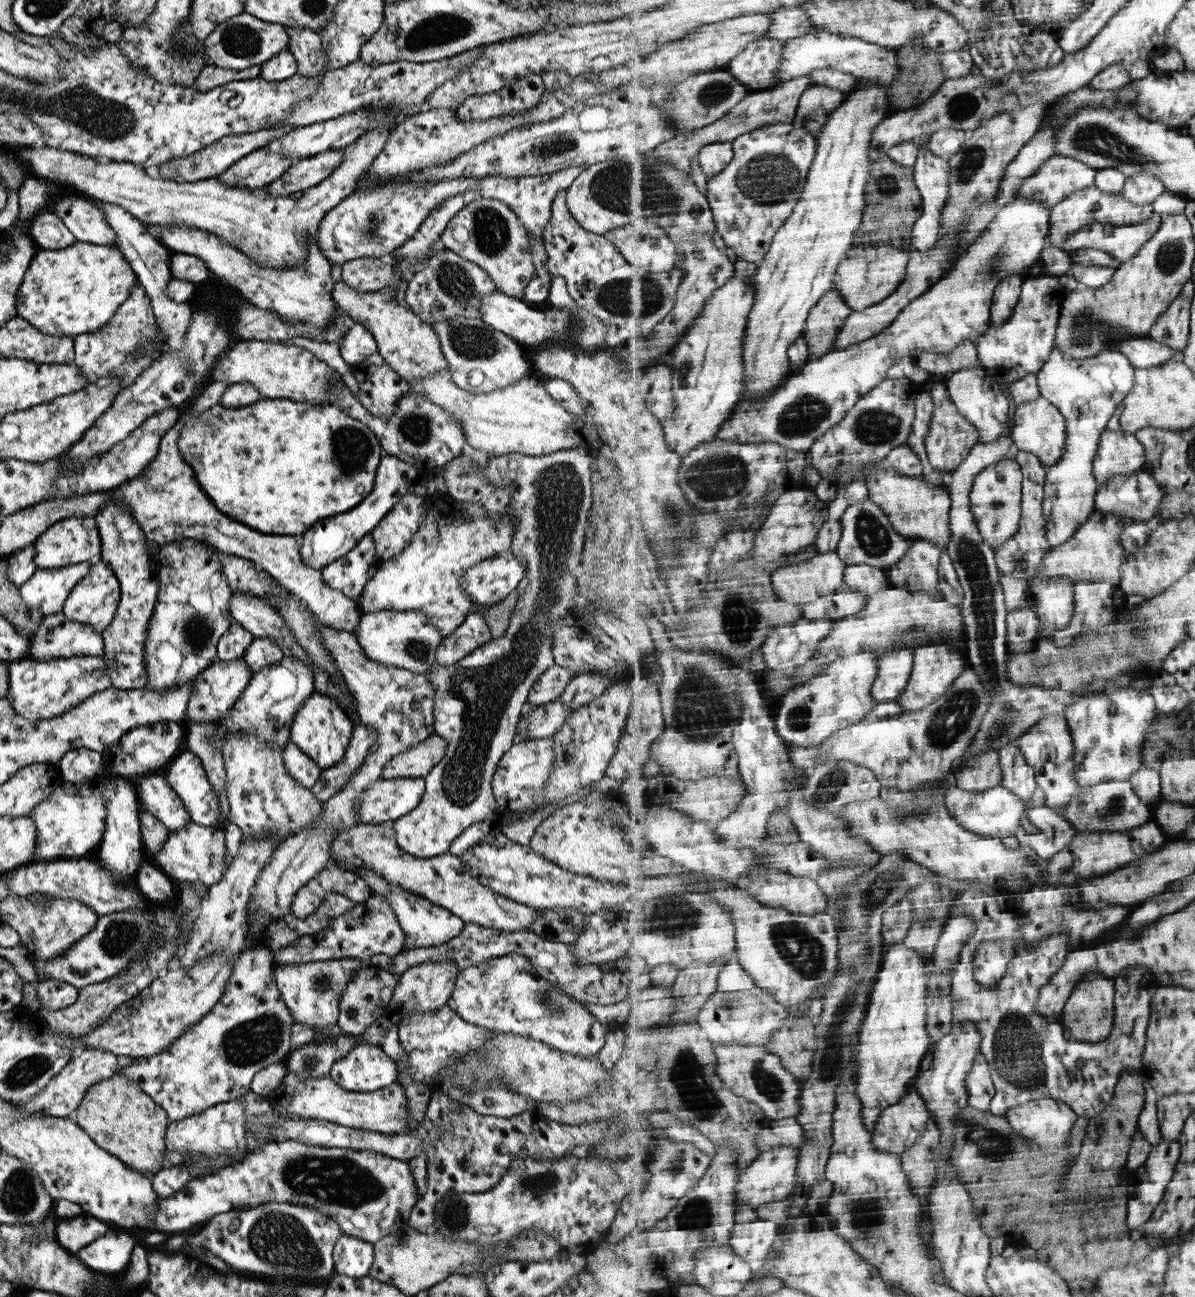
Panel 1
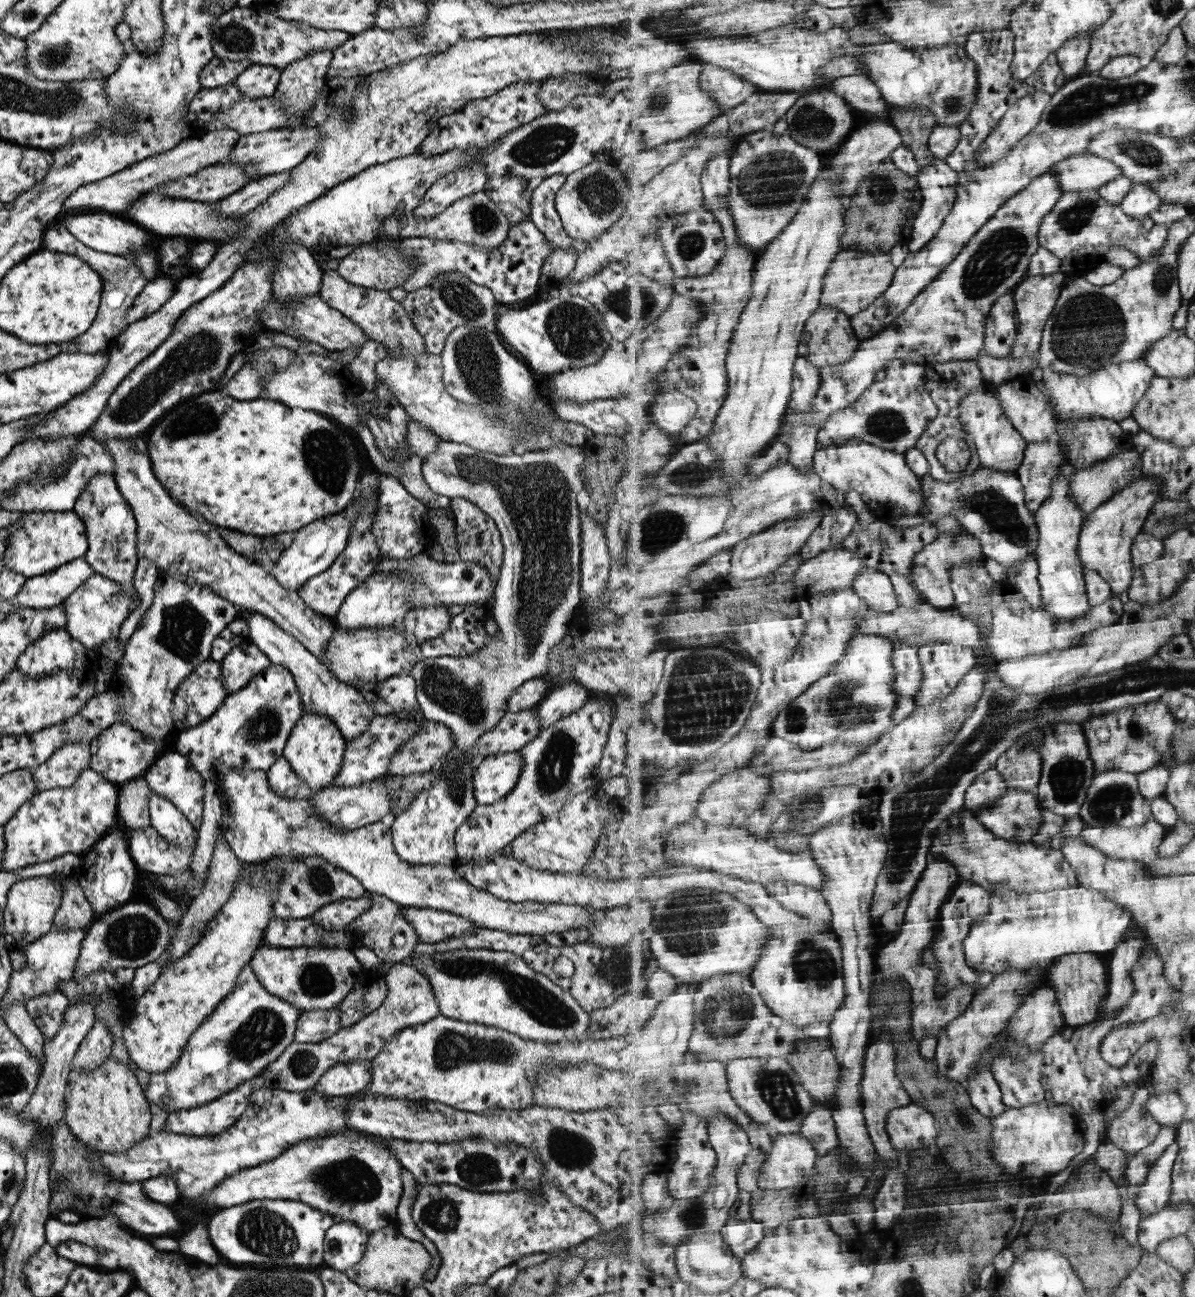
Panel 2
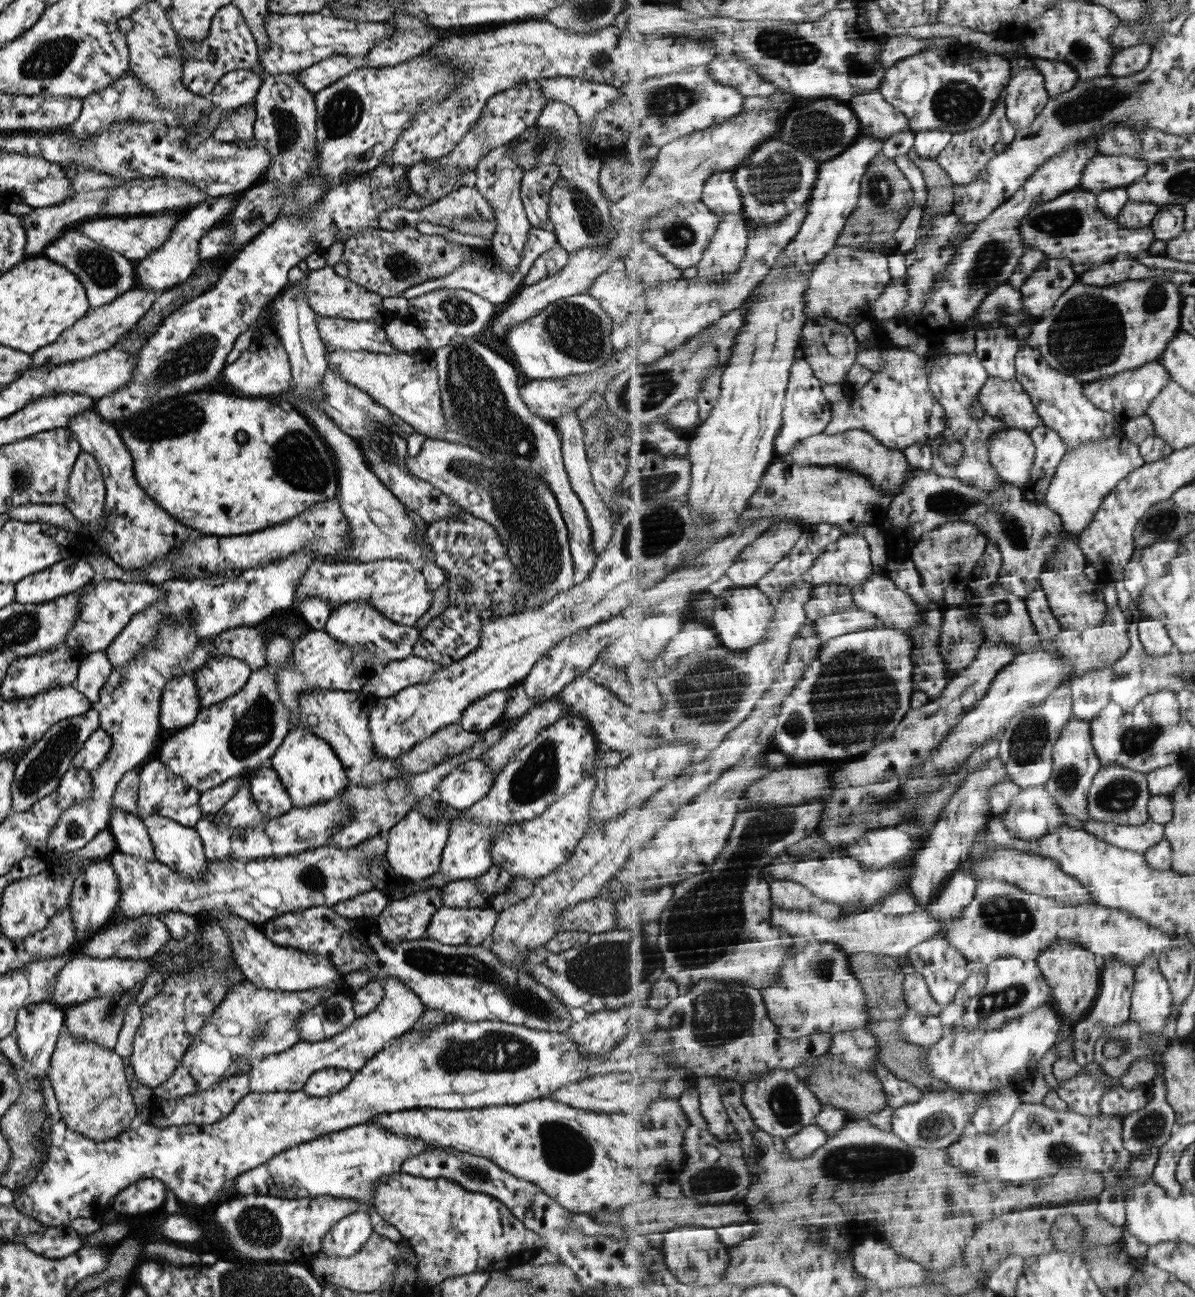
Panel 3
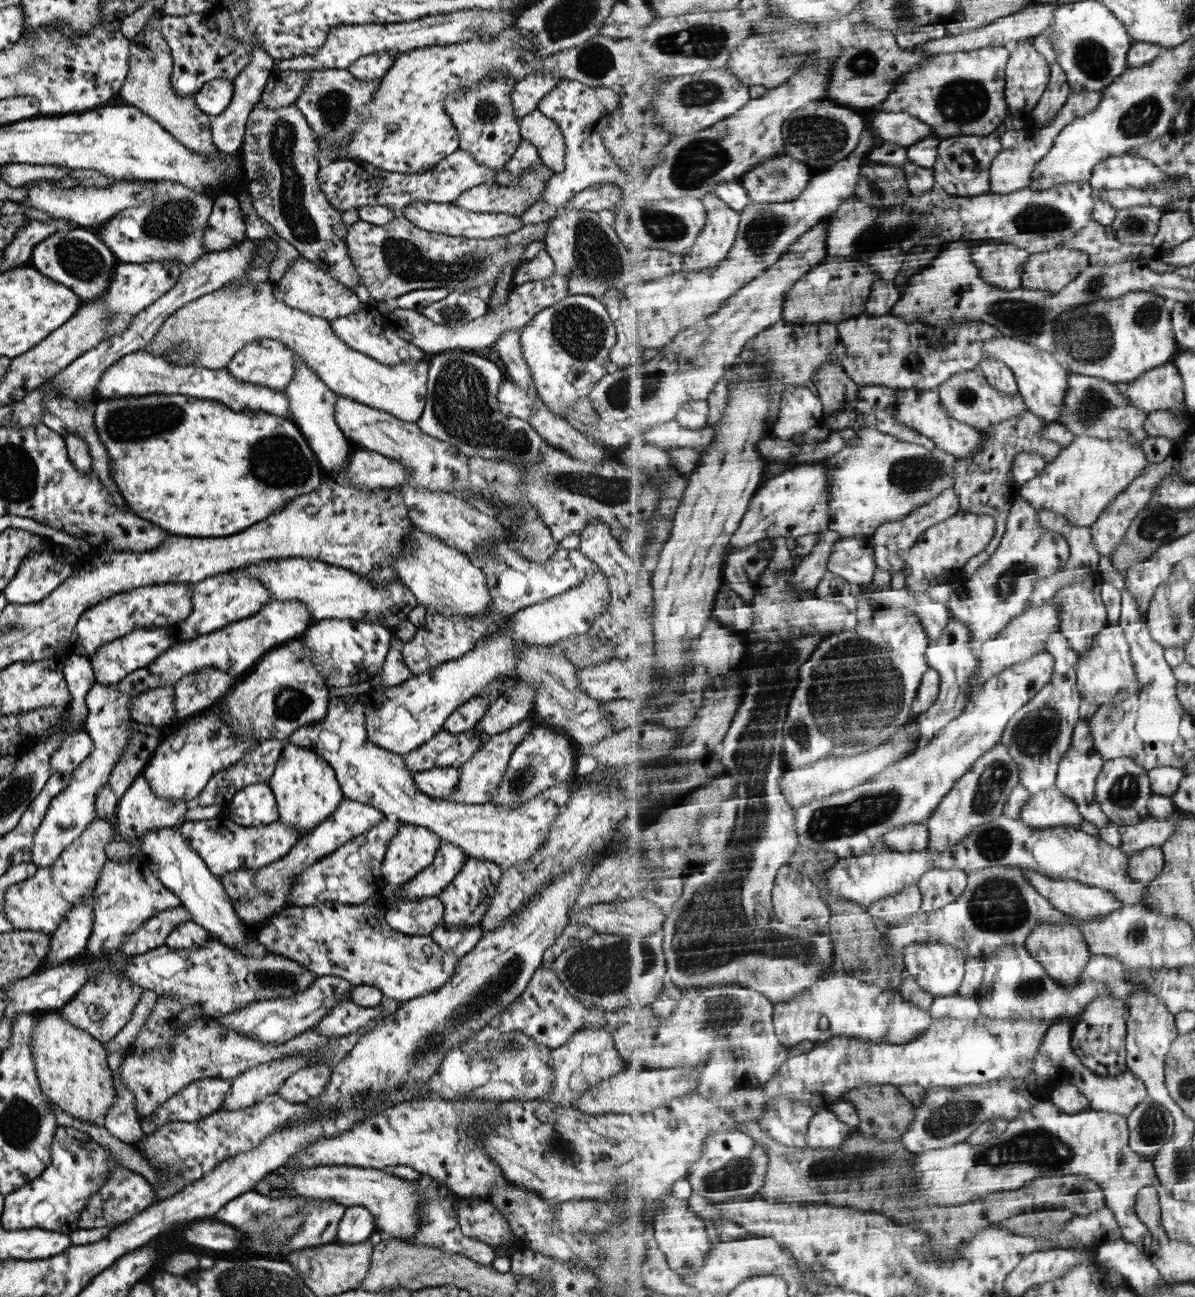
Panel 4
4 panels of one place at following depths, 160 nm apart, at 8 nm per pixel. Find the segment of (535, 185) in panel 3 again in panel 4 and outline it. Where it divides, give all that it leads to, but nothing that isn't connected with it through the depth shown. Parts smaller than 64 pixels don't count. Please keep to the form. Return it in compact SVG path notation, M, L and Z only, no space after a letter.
M528 141L517 144L515 152L507 164L498 171L476 163L468 152L459 148L442 158L436 166L417 174L400 174L375 168L359 159L333 161L322 165L317 171L317 185L327 202L336 209L350 210L360 206L390 206L402 209L413 201L434 203L453 203L466 190L478 185L489 185L491 181L503 186L515 186L519 174L527 174L535 163L541 163L537 149Z

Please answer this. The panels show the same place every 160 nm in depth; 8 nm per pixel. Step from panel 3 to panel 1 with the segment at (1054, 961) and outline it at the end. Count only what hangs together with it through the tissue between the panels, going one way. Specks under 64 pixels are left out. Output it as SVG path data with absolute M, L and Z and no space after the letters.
M1095 971L1083 977L1078 985L1065 1006L1061 1022L1070 1030L1073 1040L1094 1043L1104 1041L1111 1034L1116 1017L1114 979L1104 978L1104 974Z

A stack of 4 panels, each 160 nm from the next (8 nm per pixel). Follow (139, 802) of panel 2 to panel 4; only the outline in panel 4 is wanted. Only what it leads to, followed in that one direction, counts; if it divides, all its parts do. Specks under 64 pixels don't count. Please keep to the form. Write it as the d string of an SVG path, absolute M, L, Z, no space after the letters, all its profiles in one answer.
M135 721L128 724L129 734L121 756L109 771L106 784L119 799L127 787L139 776L162 736L158 727Z

